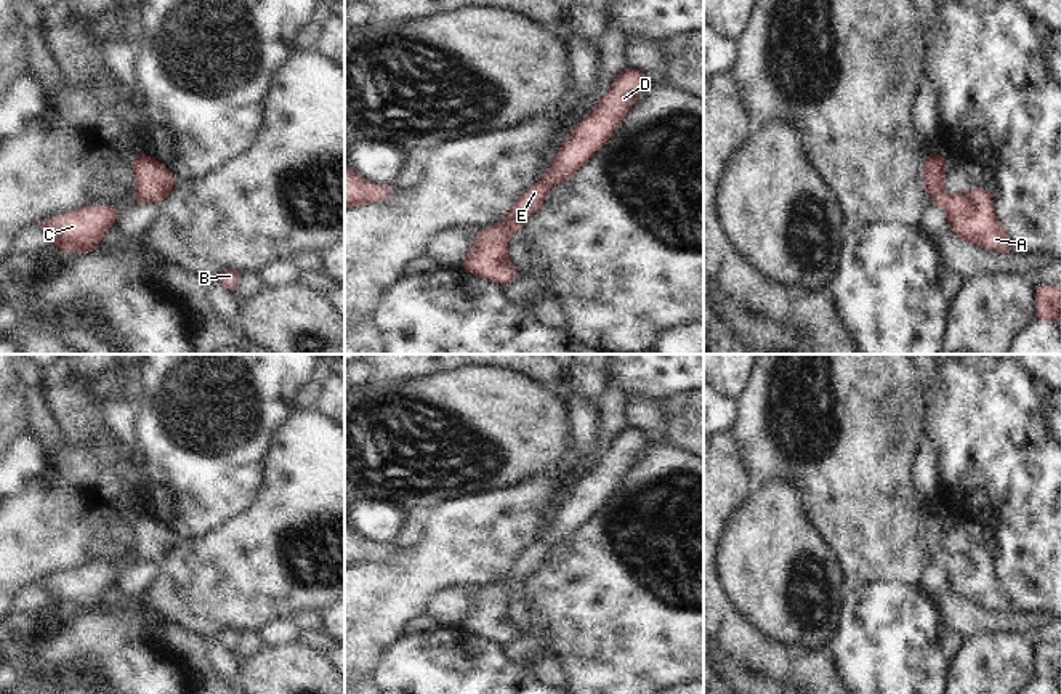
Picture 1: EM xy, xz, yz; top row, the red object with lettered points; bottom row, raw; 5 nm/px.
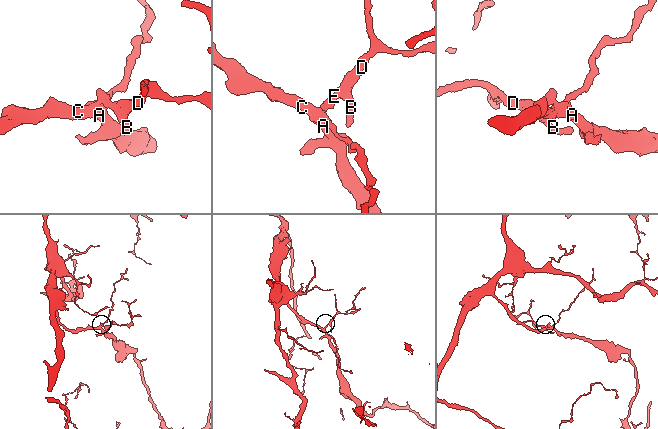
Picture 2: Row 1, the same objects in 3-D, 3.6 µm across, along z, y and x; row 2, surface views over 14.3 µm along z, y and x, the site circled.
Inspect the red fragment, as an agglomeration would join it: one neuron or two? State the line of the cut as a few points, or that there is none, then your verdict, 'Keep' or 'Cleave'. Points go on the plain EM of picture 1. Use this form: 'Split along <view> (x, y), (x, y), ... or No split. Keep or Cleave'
No split. Keep

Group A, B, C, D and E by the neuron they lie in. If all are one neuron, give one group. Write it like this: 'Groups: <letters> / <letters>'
Groups: A B C D E

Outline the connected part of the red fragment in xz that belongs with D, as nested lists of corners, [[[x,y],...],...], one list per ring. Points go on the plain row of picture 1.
[[[623,428],[611,442],[609,450],[601,455],[596,466],[572,487],[567,500],[556,510],[555,523],[542,539],[532,542],[514,559],[502,583],[481,587],[474,606],[458,625],[481,638],[494,638],[498,644],[514,641],[519,631],[506,614],[510,593],[519,591],[526,579],[545,563],[551,545],[569,540],[606,503],[646,442],[647,434],[641,430]]]

